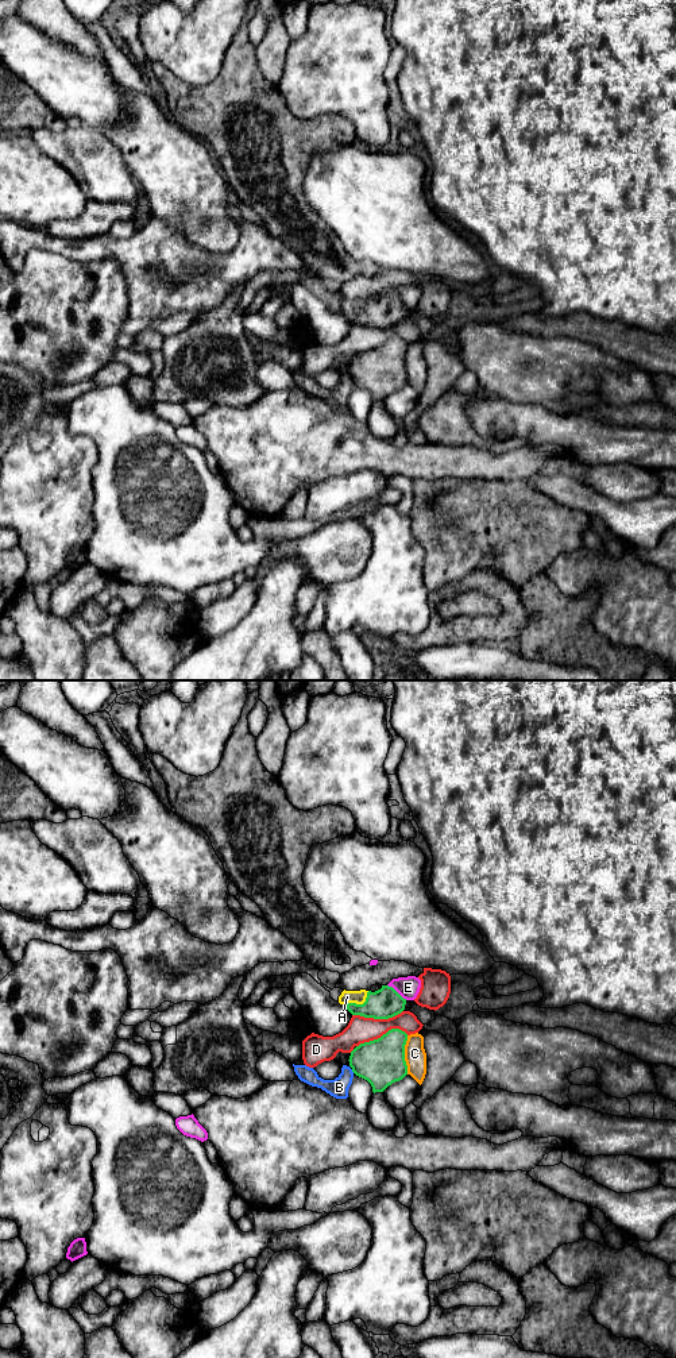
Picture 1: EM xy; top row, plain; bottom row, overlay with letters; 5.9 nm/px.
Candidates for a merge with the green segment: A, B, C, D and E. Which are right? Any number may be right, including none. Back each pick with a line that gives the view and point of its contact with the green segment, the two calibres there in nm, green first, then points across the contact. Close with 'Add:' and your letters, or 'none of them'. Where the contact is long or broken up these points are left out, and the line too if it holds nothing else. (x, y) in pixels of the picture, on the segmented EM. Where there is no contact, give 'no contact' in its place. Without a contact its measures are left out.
A: contact xy (359, 1005); calibres 180 and 80 nm; way xy (385, 1003), (359, 1005), (347, 996)
Add: A

